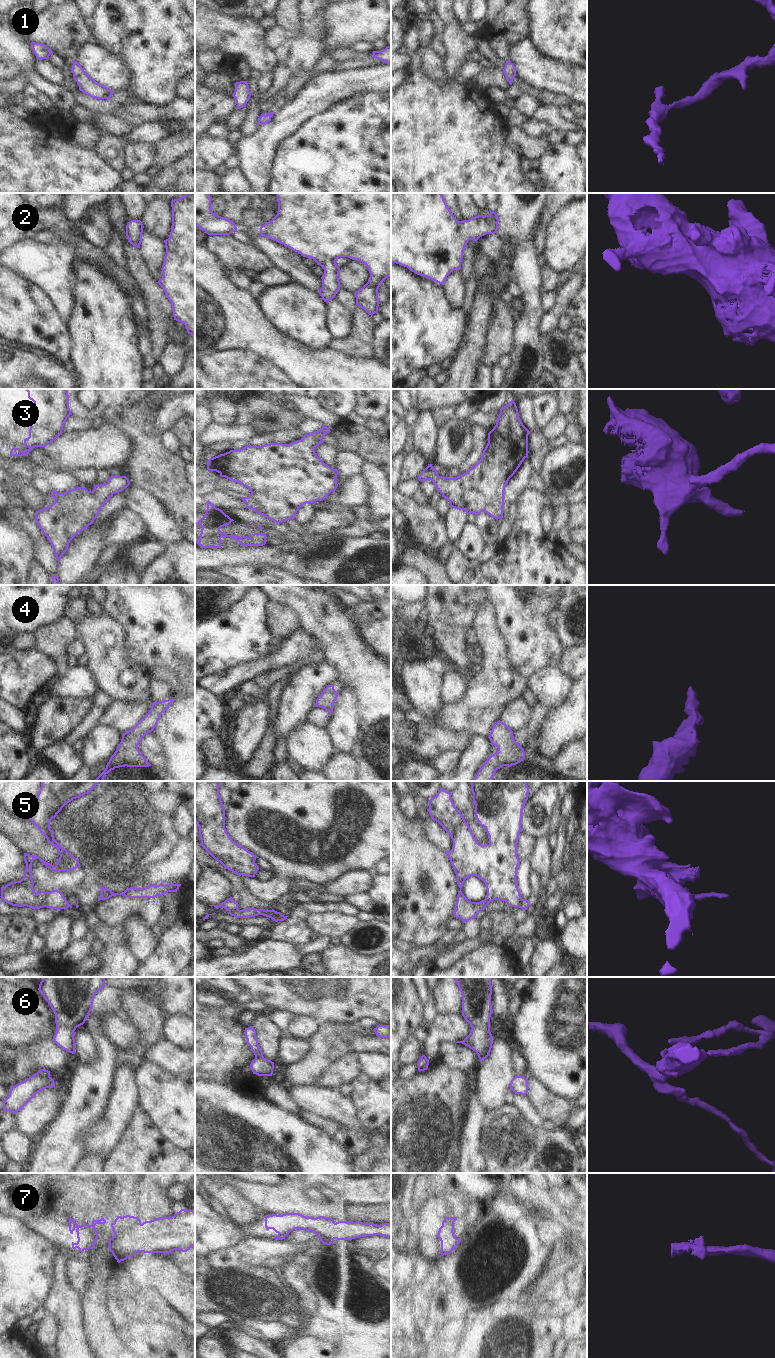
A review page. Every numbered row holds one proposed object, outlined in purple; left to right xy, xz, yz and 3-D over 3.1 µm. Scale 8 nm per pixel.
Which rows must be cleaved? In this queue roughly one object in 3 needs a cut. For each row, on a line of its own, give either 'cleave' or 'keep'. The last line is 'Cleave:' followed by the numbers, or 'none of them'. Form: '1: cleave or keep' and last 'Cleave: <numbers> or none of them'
1: keep
2: keep
3: keep
4: keep
5: cleave
6: keep
7: keep
Cleave: 5

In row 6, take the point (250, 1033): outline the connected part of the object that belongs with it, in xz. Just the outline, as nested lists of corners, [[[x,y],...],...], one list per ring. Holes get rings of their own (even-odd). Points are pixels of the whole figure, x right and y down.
[[[252,1026],[245,1028],[245,1037],[247,1039],[247,1044],[251,1047],[251,1050],[255,1055],[255,1059],[250,1064],[253,1074],[258,1076],[272,1076],[274,1062],[267,1060],[263,1056],[263,1052],[260,1049],[256,1038],[256,1031]]]

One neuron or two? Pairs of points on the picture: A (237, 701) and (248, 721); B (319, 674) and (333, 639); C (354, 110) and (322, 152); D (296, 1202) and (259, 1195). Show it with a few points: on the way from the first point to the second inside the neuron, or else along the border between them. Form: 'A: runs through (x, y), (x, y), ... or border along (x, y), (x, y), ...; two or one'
A: border along (246, 697), (246, 703), (239, 710), (234, 720); two
B: border along (324, 660), (334, 667), (337, 679); two
C: runs through (354, 120), (332, 142); one
D: runs through (287, 1199), (272, 1199), (268, 1197); one

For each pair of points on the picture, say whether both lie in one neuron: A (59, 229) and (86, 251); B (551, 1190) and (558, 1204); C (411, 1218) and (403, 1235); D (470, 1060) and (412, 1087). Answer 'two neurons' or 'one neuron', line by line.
A: one neuron
B: one neuron
C: one neuron
D: two neurons

